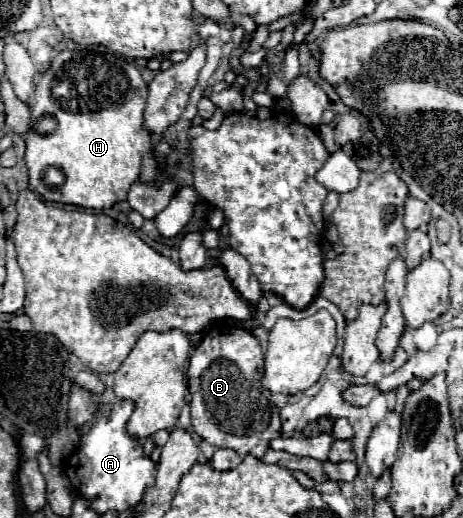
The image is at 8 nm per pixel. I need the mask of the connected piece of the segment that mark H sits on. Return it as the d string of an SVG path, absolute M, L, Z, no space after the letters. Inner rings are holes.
M73 49L73 51L61 51L57 53L57 57L51 61L51 67L43 73L43 77L39 79L37 87L35 87L35 97L33 97L33 103L31 103L31 115L33 115L33 121L37 121L39 117L43 115L53 115L55 121L57 121L57 129L51 133L51 135L39 135L35 133L33 129L29 129L23 139L25 139L25 145L27 145L27 151L25 151L25 163L29 167L29 181L33 179L35 175L35 189L45 189L45 192L40 192L39 195L46 201L52 201L56 203L65 203L69 205L79 205L79 207L89 207L89 209L109 209L113 207L115 203L119 201L125 201L127 199L127 191L129 187L139 179L139 167L141 167L141 159L153 149L151 145L151 135L143 129L143 109L145 109L145 103L147 103L147 83L143 81L139 69L133 65L133 63L127 63L127 61L121 61L117 59L113 53L101 53L101 51L87 51L87 49ZM45 167L59 167L63 173L65 173L65 183L61 187L47 187L43 181L41 181L41 173L45 171Z

